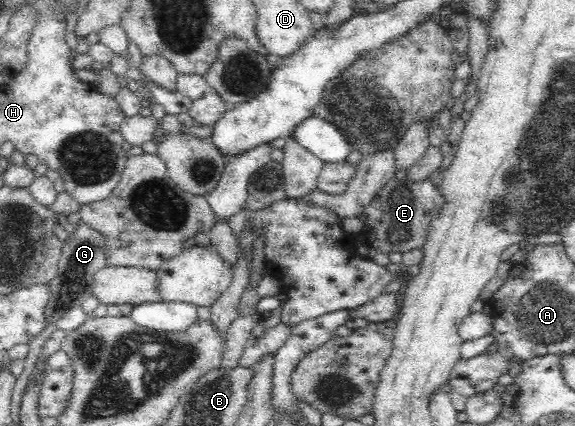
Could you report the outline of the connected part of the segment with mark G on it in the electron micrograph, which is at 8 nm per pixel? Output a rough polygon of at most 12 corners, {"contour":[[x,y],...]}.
{"contour":[[81,221],[64,241],[47,324],[93,296],[104,237]]}

